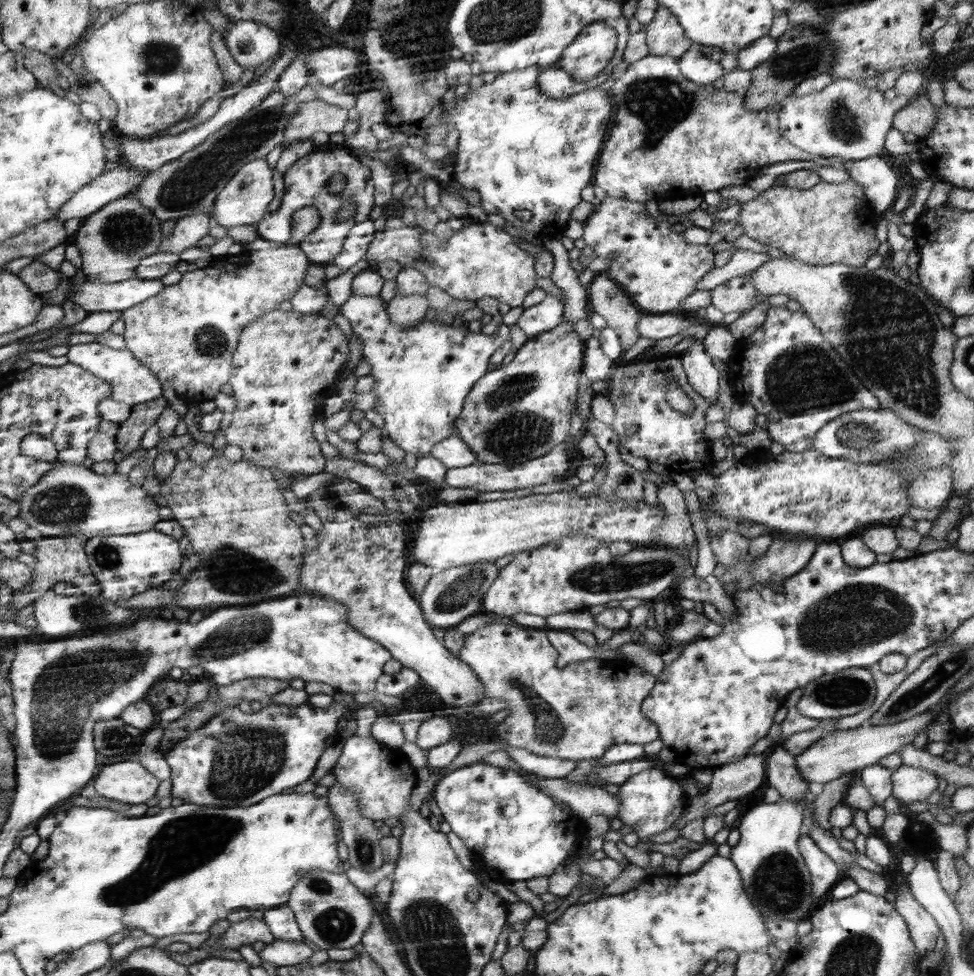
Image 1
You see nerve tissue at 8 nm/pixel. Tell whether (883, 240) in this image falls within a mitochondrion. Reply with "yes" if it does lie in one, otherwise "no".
no

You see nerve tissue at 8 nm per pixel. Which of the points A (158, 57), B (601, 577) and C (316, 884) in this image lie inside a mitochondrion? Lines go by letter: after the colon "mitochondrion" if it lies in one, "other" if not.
A: mitochondrion
B: mitochondrion
C: mitochondrion

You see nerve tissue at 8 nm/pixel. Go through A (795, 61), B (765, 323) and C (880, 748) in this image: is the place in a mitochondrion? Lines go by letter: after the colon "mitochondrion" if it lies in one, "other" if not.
A: mitochondrion
B: other
C: other

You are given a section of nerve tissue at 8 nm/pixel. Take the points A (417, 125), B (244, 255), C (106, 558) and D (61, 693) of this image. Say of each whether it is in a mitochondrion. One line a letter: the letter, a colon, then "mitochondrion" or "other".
A: other
B: other
C: mitochondrion
D: mitochondrion

